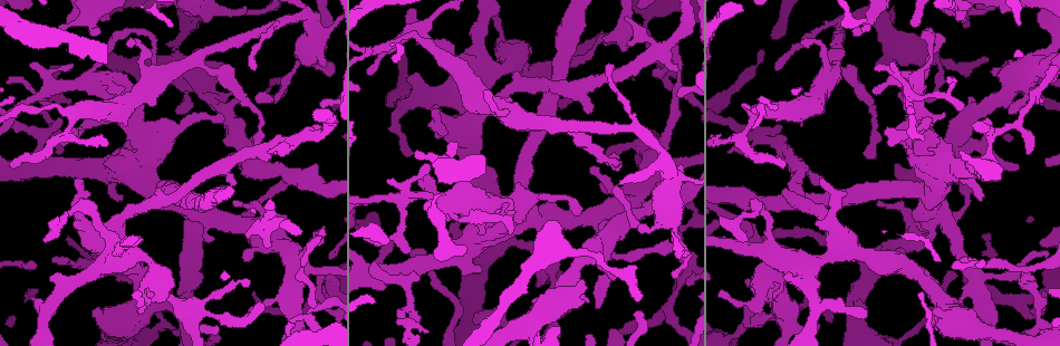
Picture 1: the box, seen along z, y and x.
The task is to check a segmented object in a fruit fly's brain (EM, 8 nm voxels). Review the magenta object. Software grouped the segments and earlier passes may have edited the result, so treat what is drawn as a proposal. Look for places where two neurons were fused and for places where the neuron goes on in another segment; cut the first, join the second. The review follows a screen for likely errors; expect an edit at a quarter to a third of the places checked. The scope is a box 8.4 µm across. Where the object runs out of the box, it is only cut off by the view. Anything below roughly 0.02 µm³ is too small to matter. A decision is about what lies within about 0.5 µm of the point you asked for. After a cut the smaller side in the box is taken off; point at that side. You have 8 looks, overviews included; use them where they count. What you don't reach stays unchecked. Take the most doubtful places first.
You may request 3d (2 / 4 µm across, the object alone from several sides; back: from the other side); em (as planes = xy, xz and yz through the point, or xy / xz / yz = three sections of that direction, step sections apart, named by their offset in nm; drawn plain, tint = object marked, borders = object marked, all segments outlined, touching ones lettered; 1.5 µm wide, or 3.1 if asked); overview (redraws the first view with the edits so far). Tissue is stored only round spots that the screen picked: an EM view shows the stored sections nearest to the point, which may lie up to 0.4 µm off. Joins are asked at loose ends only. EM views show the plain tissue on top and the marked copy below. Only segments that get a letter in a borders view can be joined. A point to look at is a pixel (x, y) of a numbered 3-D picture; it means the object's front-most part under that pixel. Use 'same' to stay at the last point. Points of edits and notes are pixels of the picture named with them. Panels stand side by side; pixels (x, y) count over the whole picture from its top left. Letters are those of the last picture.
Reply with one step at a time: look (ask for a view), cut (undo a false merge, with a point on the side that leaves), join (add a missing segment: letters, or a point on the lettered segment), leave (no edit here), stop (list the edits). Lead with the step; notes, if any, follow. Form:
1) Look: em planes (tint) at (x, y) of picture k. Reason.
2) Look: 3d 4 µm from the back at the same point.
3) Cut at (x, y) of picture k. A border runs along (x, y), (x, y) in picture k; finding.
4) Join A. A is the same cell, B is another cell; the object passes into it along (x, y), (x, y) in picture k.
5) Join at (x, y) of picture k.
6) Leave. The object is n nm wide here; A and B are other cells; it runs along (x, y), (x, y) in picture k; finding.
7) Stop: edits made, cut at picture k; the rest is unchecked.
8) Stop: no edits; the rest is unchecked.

Look: 3d 4 µm at (321, 126) of picture 1. Branch stops here.

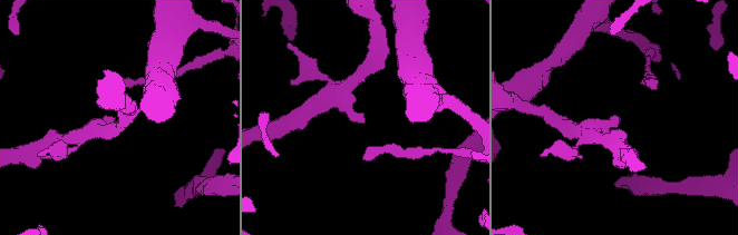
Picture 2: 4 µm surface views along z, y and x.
Look: em planes (borders) at (620, 118) of picture 2.

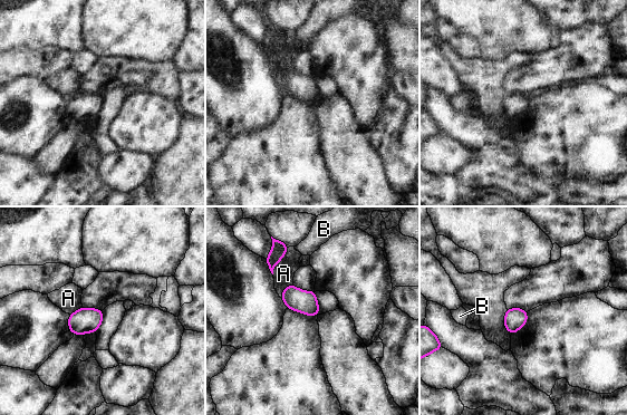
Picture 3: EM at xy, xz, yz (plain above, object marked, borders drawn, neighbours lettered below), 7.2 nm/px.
Leave. The object is 160 nm wide here; A and B are other cells; a border runs along (289, 247), (272, 273) in picture 3; no lettered segment goes on from it.

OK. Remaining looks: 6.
Look: 3d 2 µm at (865, 308) of picture 1. Branch stops here.

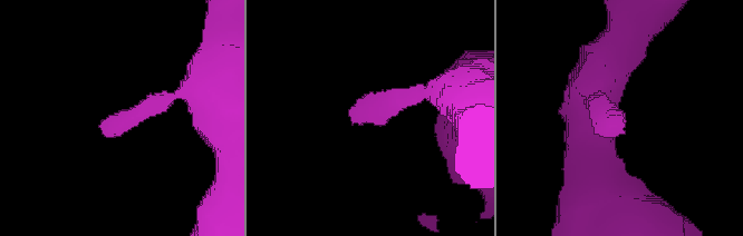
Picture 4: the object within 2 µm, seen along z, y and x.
Look: em xy step 4 (tint) at (100, 128) of picture 4.

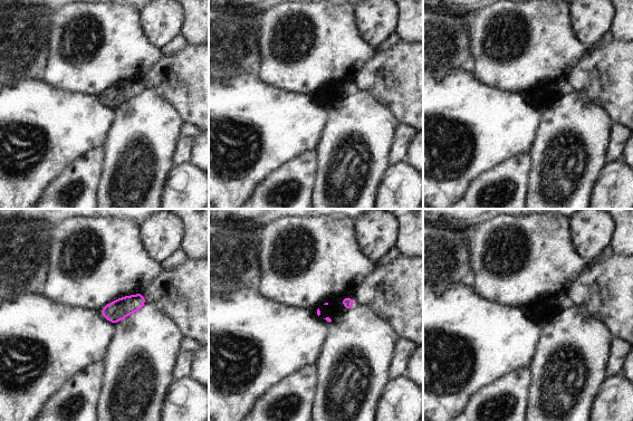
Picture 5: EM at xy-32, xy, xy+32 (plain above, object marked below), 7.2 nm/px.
Look: em planes (borders) at the same point.

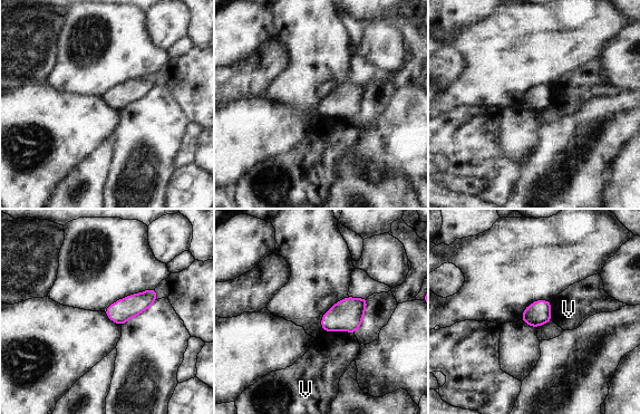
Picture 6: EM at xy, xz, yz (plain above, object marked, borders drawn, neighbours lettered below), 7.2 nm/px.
Leave. V is another cell; a border runs along (323, 331), (351, 331), (354, 334) in picture 6; none of them fits.

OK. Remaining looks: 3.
Look: em xy step 8 (tint) at (617, 161) of picture 1. Narrows sharply.

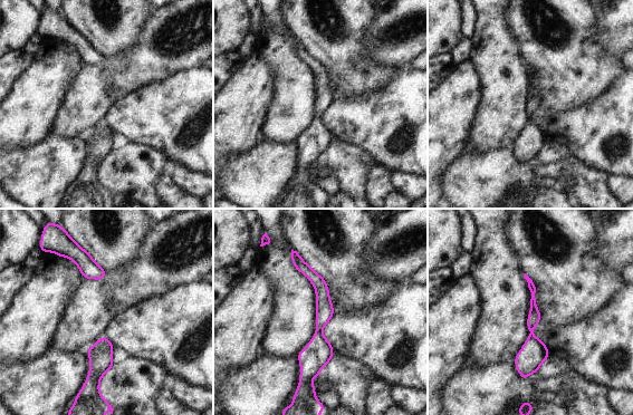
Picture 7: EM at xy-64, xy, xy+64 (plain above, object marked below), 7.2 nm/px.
Look: em planes (borders) at the same point. Cut it another way.

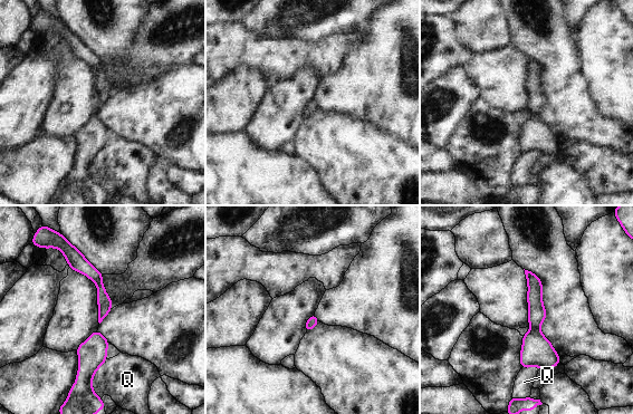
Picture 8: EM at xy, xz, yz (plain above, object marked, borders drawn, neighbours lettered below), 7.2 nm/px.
Leave. Q is another cell; it runs along (528, 273), (535, 346), (550, 365) in picture 8; continuous, no second neuron.

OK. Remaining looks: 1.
Stop: no edits; the rest is unchecked.

